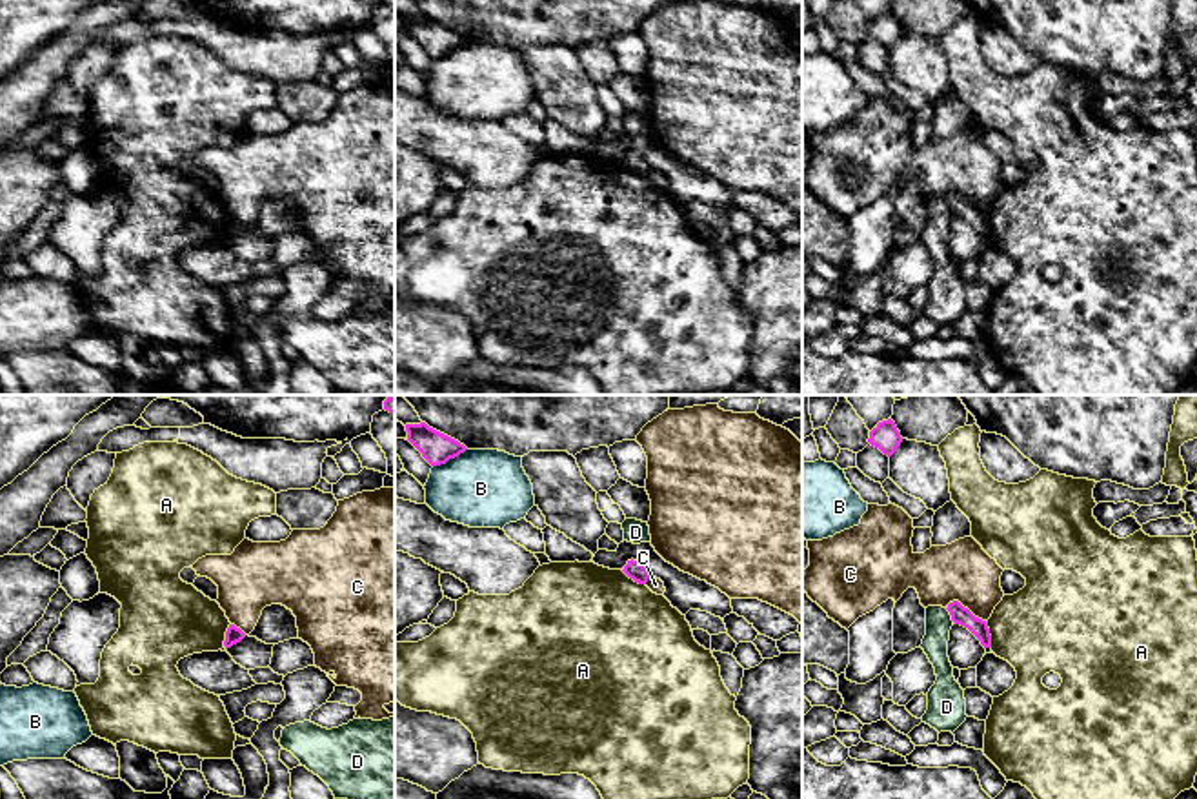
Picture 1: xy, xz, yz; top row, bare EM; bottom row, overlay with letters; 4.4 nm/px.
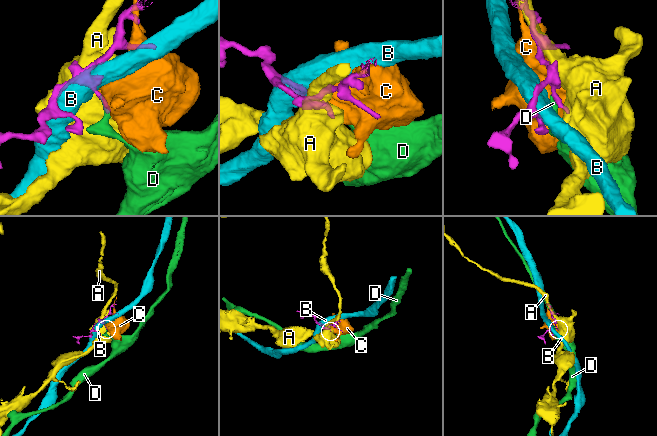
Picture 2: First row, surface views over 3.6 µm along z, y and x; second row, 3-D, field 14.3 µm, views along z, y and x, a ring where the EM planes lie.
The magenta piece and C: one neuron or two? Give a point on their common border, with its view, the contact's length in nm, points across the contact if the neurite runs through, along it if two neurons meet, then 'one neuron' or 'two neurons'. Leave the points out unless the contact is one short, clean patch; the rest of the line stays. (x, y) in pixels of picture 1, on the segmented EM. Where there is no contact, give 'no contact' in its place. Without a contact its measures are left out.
yz (966, 608) | 190 nm | two neurons

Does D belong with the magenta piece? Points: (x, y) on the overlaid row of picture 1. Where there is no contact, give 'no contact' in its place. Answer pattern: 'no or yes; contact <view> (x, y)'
no; contact yz (950, 614)

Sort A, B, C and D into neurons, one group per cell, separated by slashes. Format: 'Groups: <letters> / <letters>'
Groups: A / B / C / D

